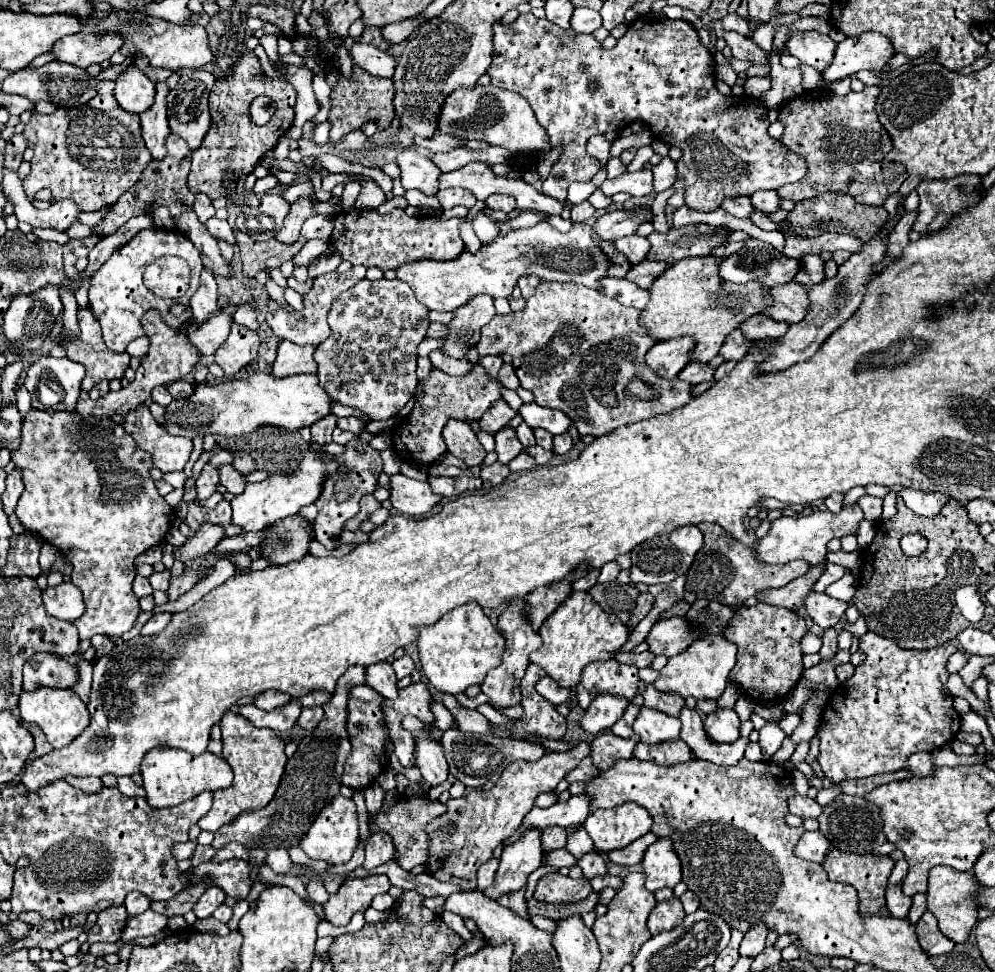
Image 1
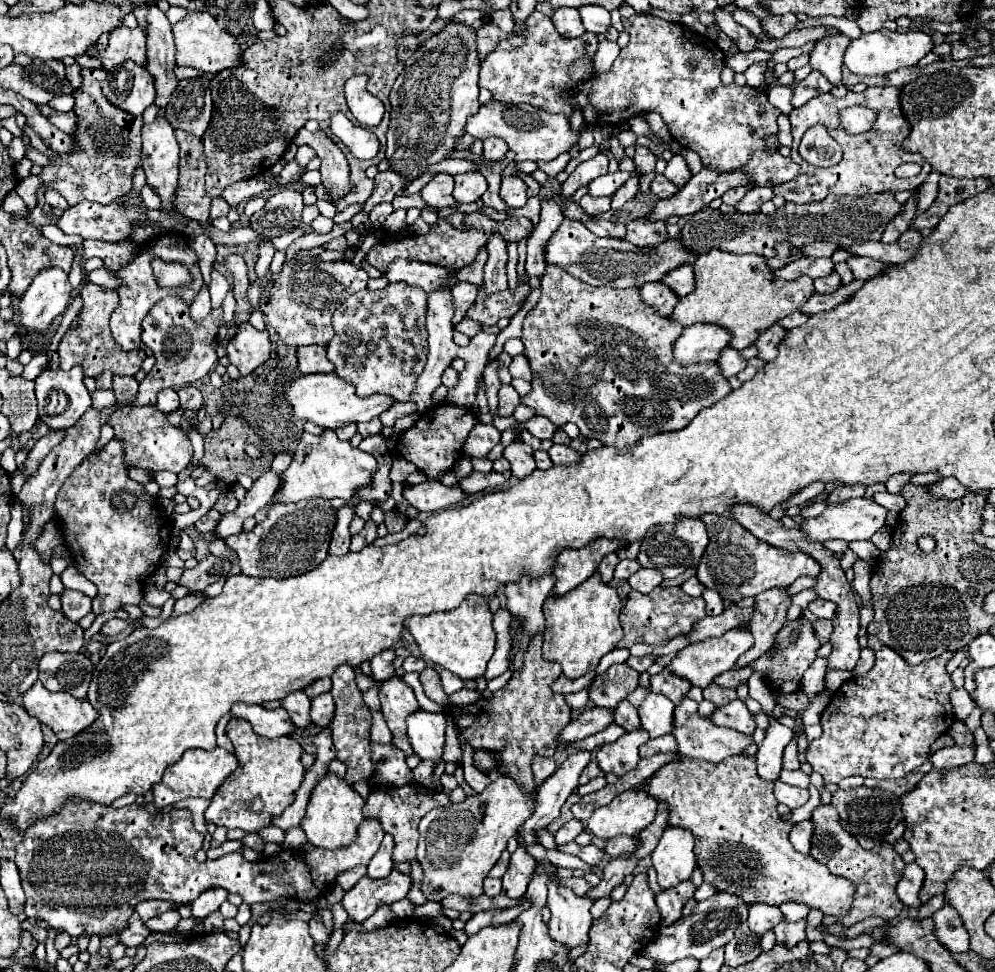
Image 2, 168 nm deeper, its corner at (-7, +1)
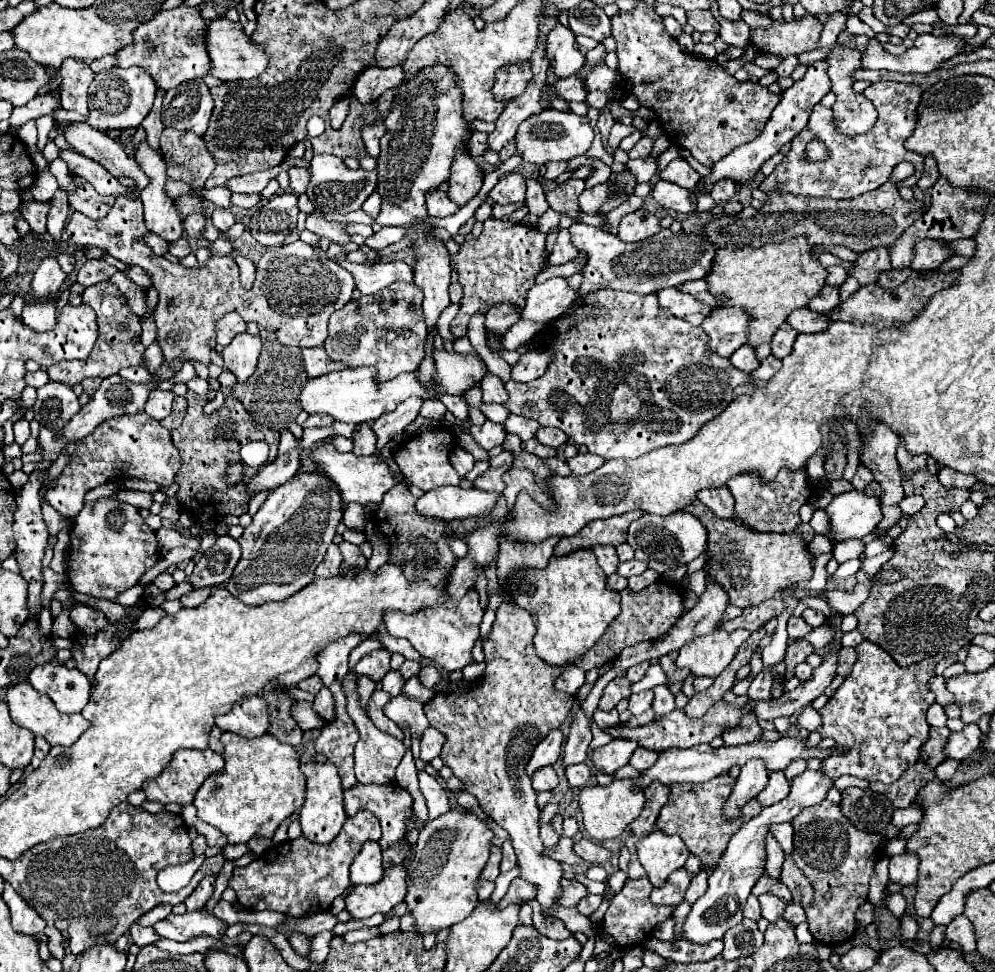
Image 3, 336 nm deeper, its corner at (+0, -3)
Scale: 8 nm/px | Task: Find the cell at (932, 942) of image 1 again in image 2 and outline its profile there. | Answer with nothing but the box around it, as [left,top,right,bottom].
[932,905,968,953]

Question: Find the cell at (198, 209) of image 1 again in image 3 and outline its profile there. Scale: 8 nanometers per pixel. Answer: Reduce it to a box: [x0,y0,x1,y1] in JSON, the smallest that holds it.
[211,209,237,233]

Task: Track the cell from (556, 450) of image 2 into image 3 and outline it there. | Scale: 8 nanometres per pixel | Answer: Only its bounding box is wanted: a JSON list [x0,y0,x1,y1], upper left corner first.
[567,453,605,475]

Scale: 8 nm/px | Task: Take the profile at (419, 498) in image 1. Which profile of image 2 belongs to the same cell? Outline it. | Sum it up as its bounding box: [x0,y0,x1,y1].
[404,481,466,511]

